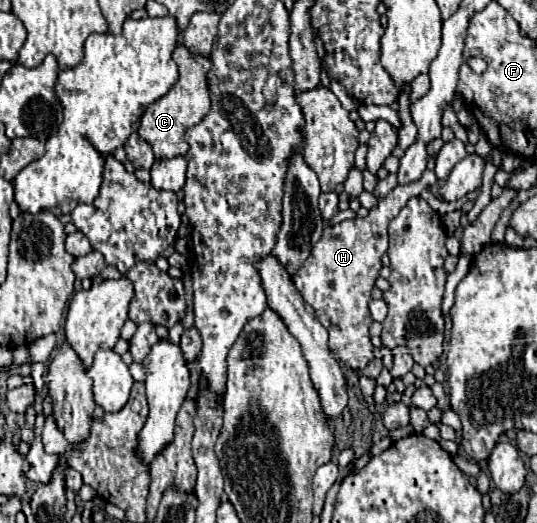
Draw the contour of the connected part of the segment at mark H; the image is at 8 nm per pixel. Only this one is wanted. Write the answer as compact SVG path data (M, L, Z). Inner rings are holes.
M426 169L426 173L418 181L410 185L396 185L374 209L370 209L368 217L354 217L338 225L326 227L322 239L312 247L310 257L302 263L302 267L292 279L302 299L314 309L318 321L328 329L328 347L334 357L344 361L354 371L362 371L368 361L374 359L374 347L368 333L368 327L372 323L372 317L368 313L368 301L382 267L380 259L388 249L388 223L400 213L408 199L418 197L436 181L438 179L434 175L434 169Z

